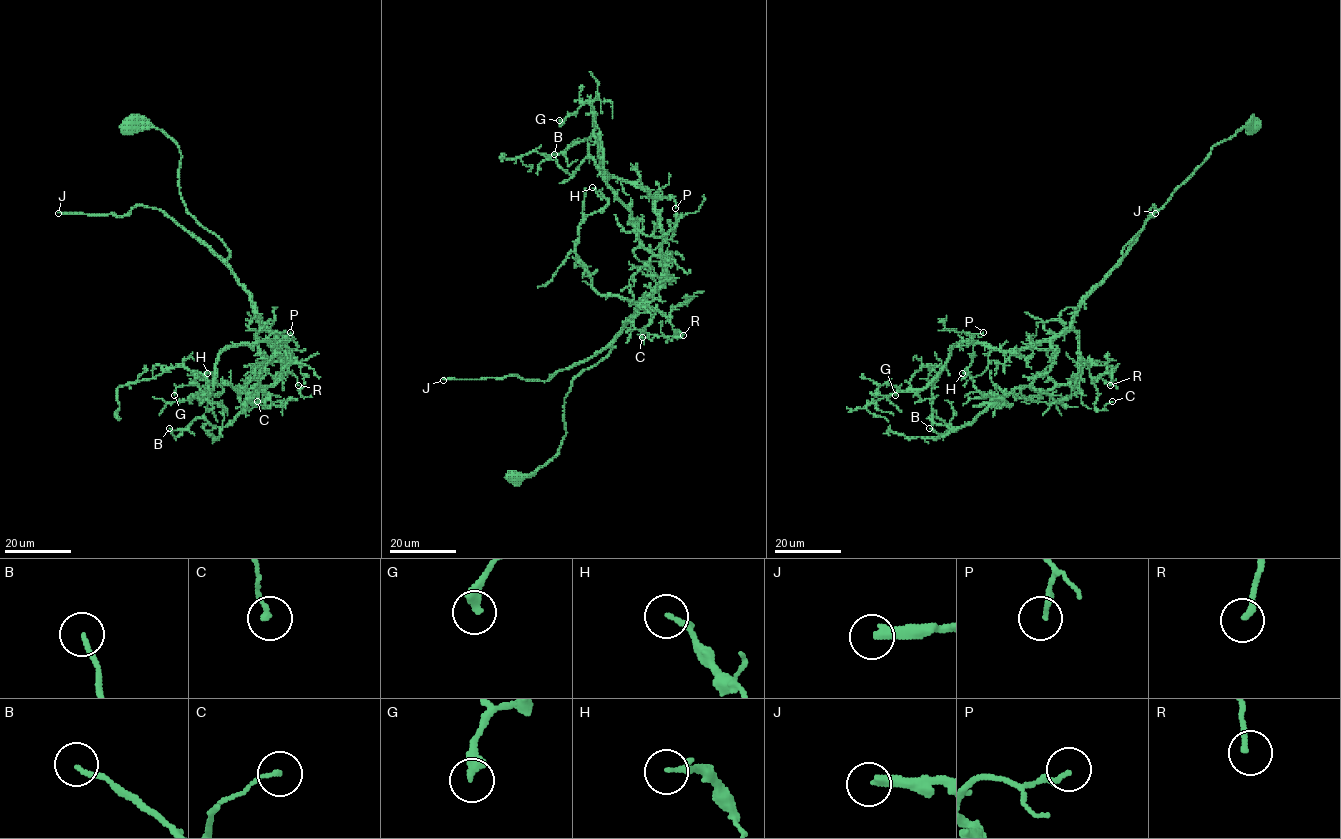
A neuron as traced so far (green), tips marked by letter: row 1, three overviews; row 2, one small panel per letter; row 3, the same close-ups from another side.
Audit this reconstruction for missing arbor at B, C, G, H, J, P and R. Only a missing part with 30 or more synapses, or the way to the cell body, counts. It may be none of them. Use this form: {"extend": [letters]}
{"extend": ["J"]}

